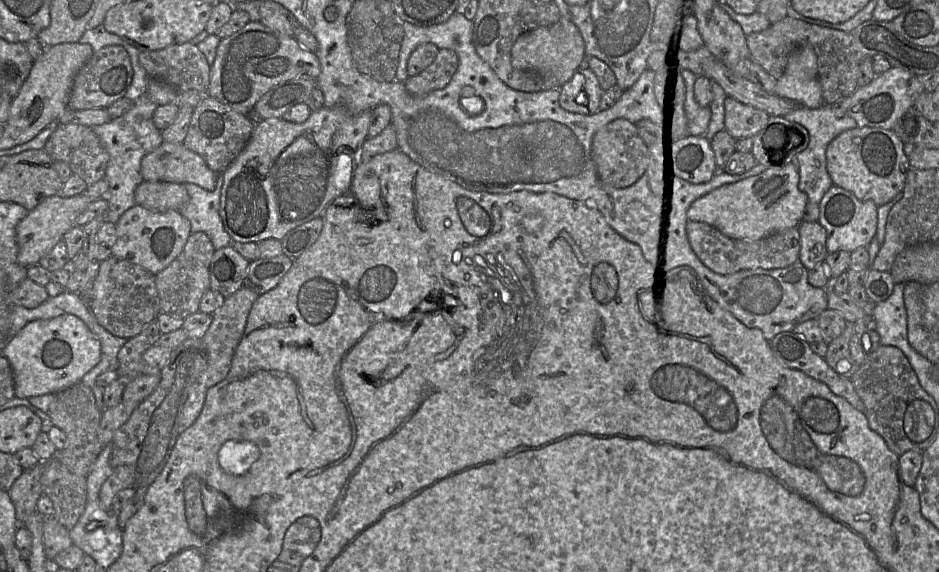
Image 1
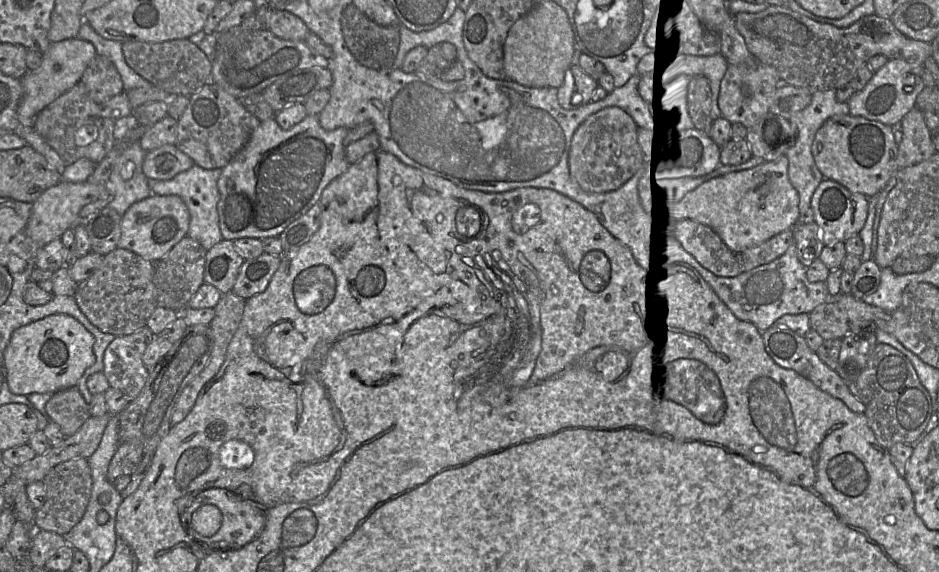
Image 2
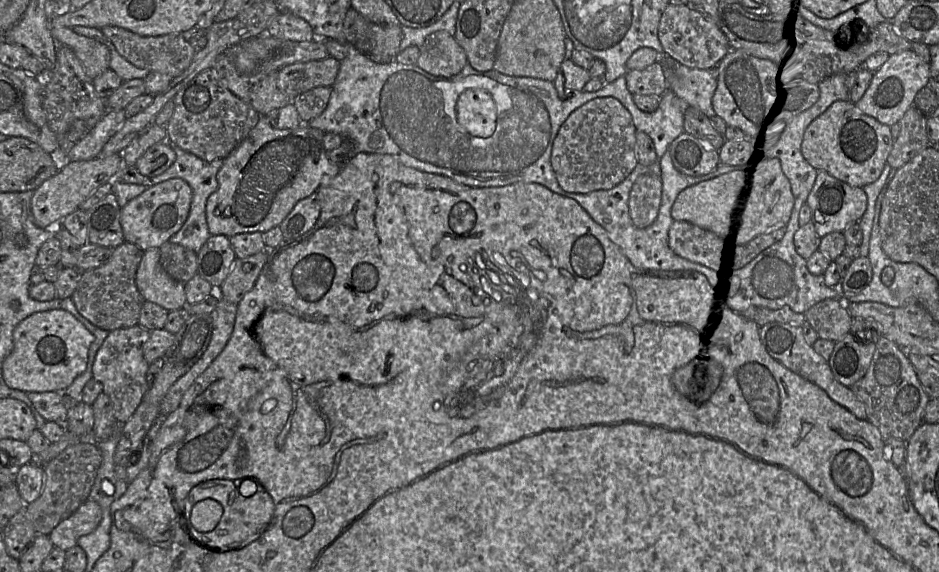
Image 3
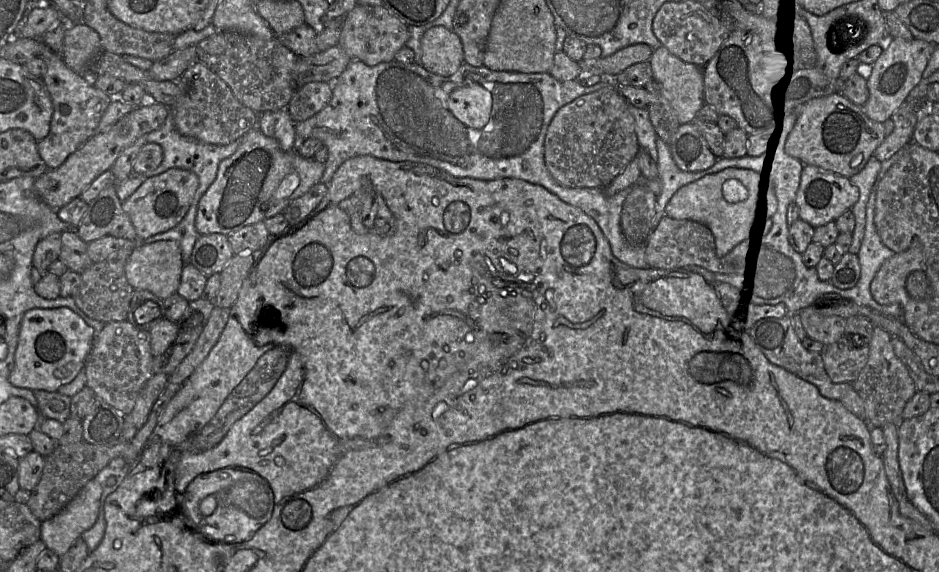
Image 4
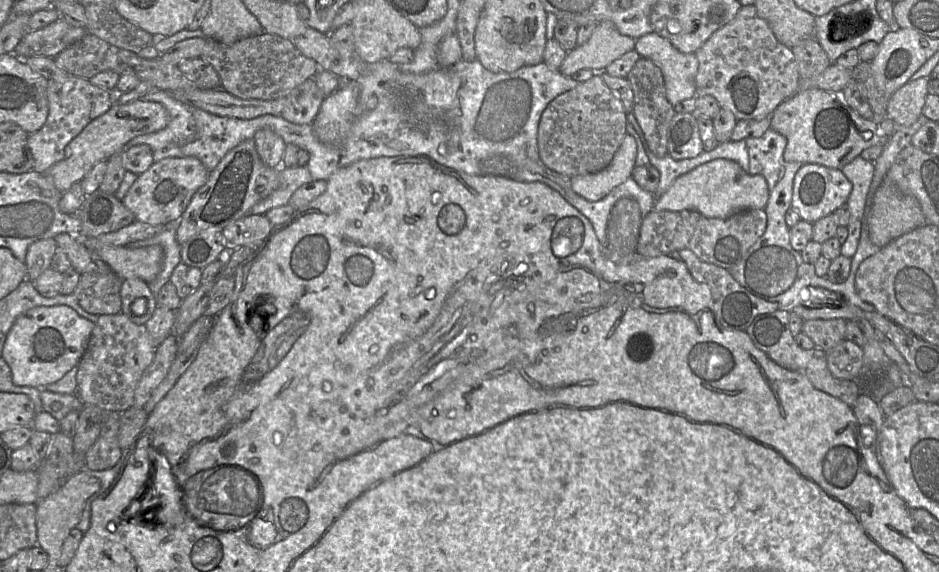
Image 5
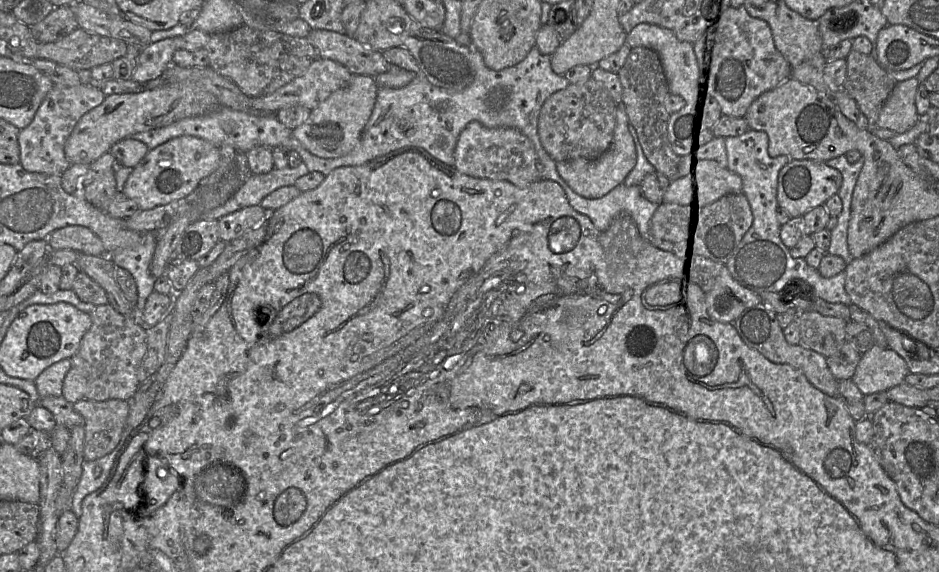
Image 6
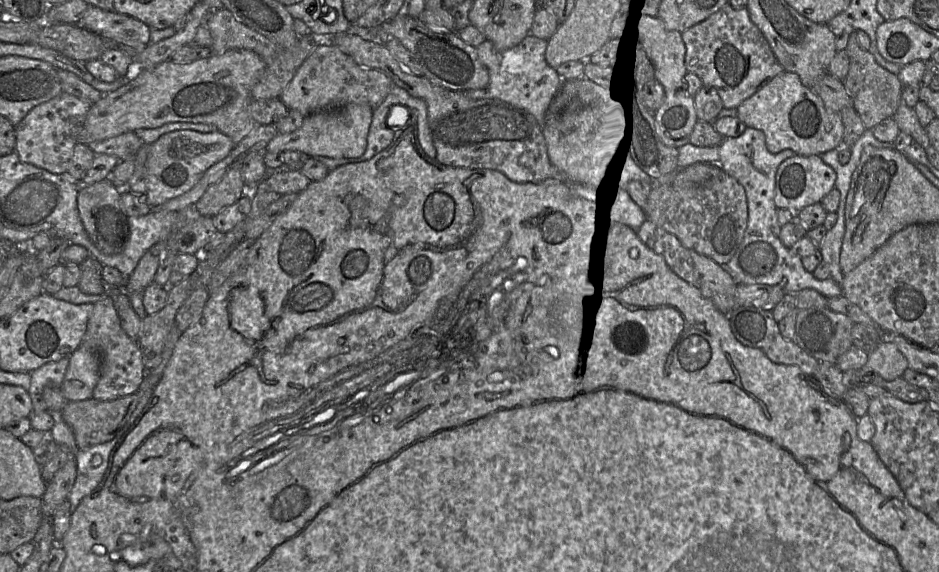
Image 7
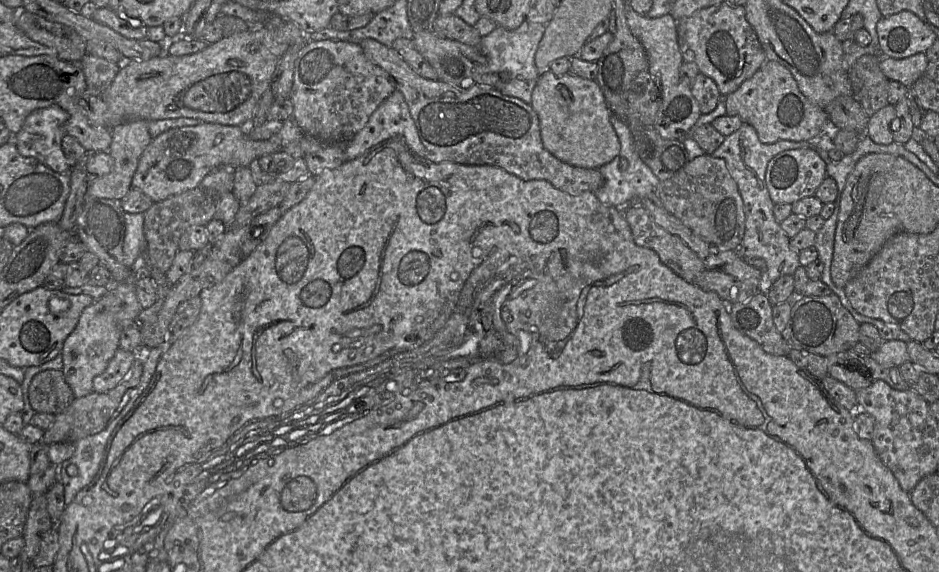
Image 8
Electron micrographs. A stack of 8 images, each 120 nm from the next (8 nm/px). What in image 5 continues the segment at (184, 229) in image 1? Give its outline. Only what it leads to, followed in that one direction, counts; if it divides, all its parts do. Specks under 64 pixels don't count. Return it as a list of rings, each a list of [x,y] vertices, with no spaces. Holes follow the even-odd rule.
[[[195,157],[164,158],[137,176],[122,202],[133,213],[135,220],[154,226],[165,225],[181,218],[193,195],[207,182],[209,174]]]

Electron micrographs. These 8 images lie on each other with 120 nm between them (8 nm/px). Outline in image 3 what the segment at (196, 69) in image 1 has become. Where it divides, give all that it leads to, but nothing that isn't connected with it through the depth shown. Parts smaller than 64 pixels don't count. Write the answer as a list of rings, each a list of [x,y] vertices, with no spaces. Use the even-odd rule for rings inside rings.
[[[105,26],[100,30],[112,42],[118,53],[136,67],[167,74],[173,78],[188,68],[197,52],[181,35],[140,36],[117,26]]]

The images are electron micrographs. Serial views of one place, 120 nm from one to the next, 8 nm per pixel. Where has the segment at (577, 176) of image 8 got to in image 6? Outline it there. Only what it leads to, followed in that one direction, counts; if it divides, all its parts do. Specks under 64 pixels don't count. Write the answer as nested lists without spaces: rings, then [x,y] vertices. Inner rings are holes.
[[[311,30],[306,37],[319,57],[336,61],[354,75],[376,77],[392,66],[383,52],[372,50],[355,37],[328,30]],[[470,122],[459,135],[454,151],[454,167],[461,173],[493,180],[508,181],[518,187],[528,186],[541,176],[538,155],[531,140],[515,128],[488,128]]]

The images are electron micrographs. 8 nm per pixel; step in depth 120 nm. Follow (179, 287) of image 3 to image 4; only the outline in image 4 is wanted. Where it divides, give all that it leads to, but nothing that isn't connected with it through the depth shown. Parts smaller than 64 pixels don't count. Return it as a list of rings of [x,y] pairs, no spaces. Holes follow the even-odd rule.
[[[163,240],[149,244],[140,243],[127,259],[125,275],[134,289],[148,290],[161,300],[165,300],[177,293],[184,265],[177,241]]]

